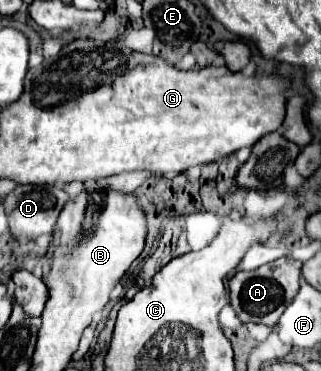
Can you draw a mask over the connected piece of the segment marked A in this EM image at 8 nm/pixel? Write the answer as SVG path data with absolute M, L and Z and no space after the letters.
M278 258L252 272L236 272L236 276L230 280L230 298L238 318L242 322L274 326L300 288L298 286L300 268L302 268L302 262L294 258Z

